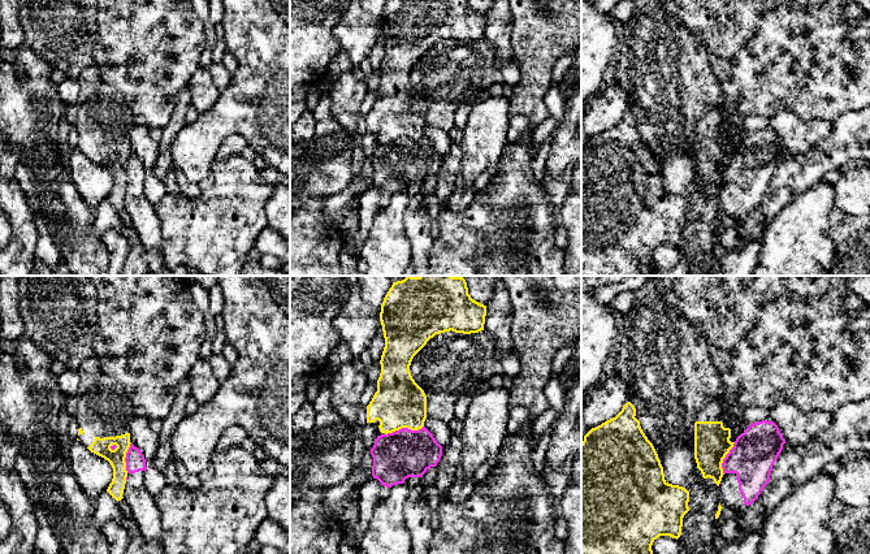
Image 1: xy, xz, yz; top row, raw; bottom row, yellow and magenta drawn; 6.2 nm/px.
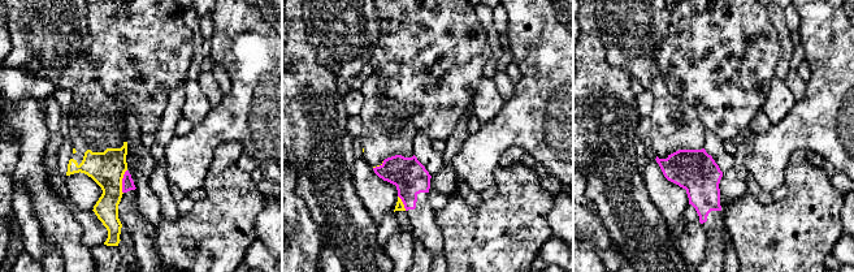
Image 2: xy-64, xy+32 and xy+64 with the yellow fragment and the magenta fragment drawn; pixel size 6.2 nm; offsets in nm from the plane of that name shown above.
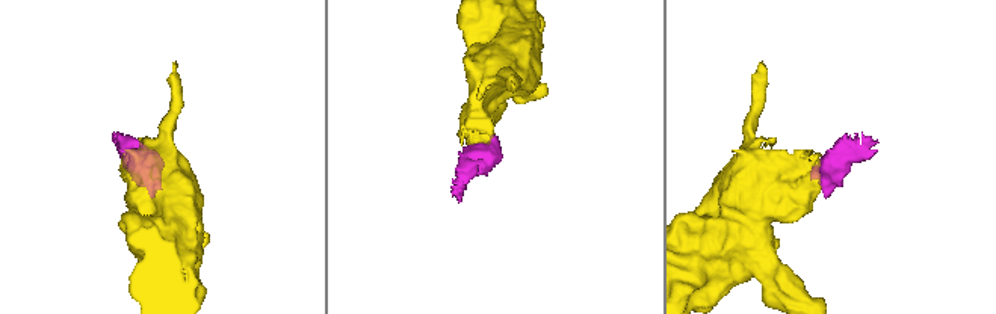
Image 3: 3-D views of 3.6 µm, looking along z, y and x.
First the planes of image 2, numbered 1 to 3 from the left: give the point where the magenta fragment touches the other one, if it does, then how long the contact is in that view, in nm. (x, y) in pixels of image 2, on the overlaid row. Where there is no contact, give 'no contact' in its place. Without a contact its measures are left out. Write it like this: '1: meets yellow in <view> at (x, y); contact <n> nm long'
1: meets yellow in xy-64 at (121, 181); contact 150 nm long
2: meets yellow in xy+32 at (402, 203); contact 110 nm long
3: no contact

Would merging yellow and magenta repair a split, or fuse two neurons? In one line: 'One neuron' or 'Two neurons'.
Two neurons

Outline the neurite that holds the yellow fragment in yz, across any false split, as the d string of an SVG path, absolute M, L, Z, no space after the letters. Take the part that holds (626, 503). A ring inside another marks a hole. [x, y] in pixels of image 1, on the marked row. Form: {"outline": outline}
{"outline": "M627 402L615 417L592 428L581 442L581 554L653 554L652 545L659 536L670 536L678 540L681 534L683 518L689 511L689 492L683 486L668 484L665 480L658 454L635 416L635 406Z"}

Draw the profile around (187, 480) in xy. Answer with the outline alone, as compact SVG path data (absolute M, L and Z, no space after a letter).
M176 462L176 468L182 490L191 490L200 486L202 481L198 475L191 473L179 462Z

